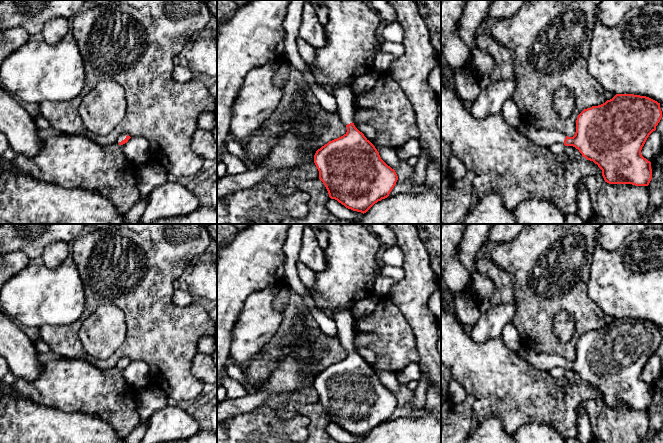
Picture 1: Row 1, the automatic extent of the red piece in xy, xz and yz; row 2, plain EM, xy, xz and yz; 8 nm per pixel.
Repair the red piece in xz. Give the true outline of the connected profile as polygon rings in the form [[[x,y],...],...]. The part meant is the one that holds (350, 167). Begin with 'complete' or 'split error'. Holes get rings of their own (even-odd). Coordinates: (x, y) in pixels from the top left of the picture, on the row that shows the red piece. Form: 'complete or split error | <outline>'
split error | [[[334,85],[332,95],[338,105],[340,120],[347,127],[347,132],[318,149],[314,155],[314,163],[329,197],[348,209],[364,214],[375,203],[389,196],[398,176],[395,170],[381,159],[375,146],[355,127],[355,94],[351,85]]]

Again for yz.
split error | [[[616,94],[605,103],[582,111],[577,117],[573,137],[559,131],[537,129],[525,122],[521,122],[517,129],[540,146],[549,148],[554,143],[562,143],[575,147],[583,157],[598,165],[609,184],[648,186],[652,179],[651,162],[642,156],[641,150],[661,118],[662,111],[657,101],[646,96]]]

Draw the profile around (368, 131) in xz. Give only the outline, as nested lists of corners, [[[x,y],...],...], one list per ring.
[[[360,123],[357,126],[357,129],[364,134],[364,136],[369,140],[373,145],[375,141],[375,131],[374,129],[366,123]]]

